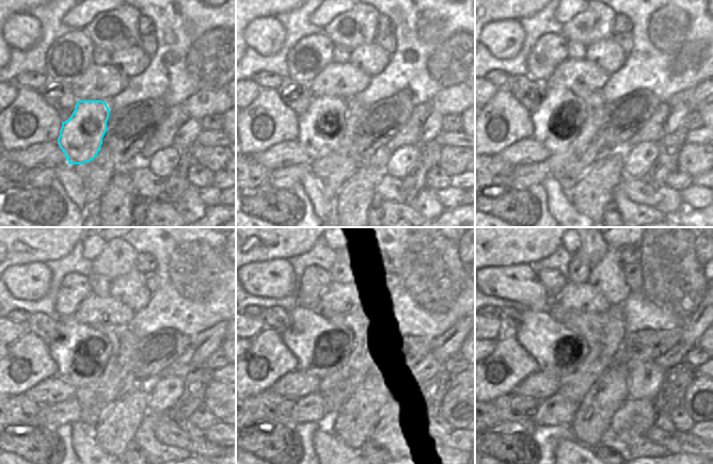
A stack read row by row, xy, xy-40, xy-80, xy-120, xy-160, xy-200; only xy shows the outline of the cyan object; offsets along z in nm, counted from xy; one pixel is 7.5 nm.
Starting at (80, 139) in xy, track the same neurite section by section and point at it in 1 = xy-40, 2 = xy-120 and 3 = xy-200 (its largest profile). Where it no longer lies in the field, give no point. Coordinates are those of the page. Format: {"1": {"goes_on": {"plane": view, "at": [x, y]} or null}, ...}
{"1": {"goes_on": {"plane": "xy-40", "at": [328, 114]}}, "2": {"goes_on": {"plane": "xy-120", "at": [78, 345]}}, "3": {"goes_on": {"plane": "xy-200", "at": [552, 345]}}}

